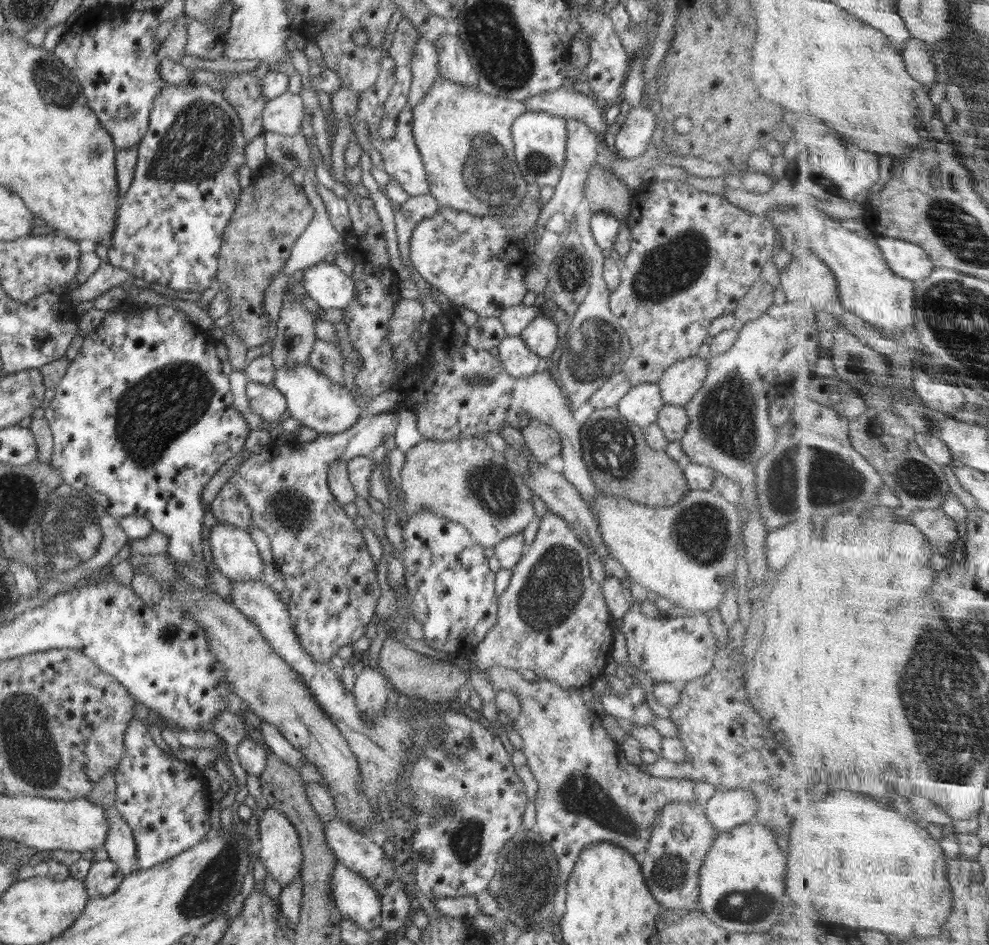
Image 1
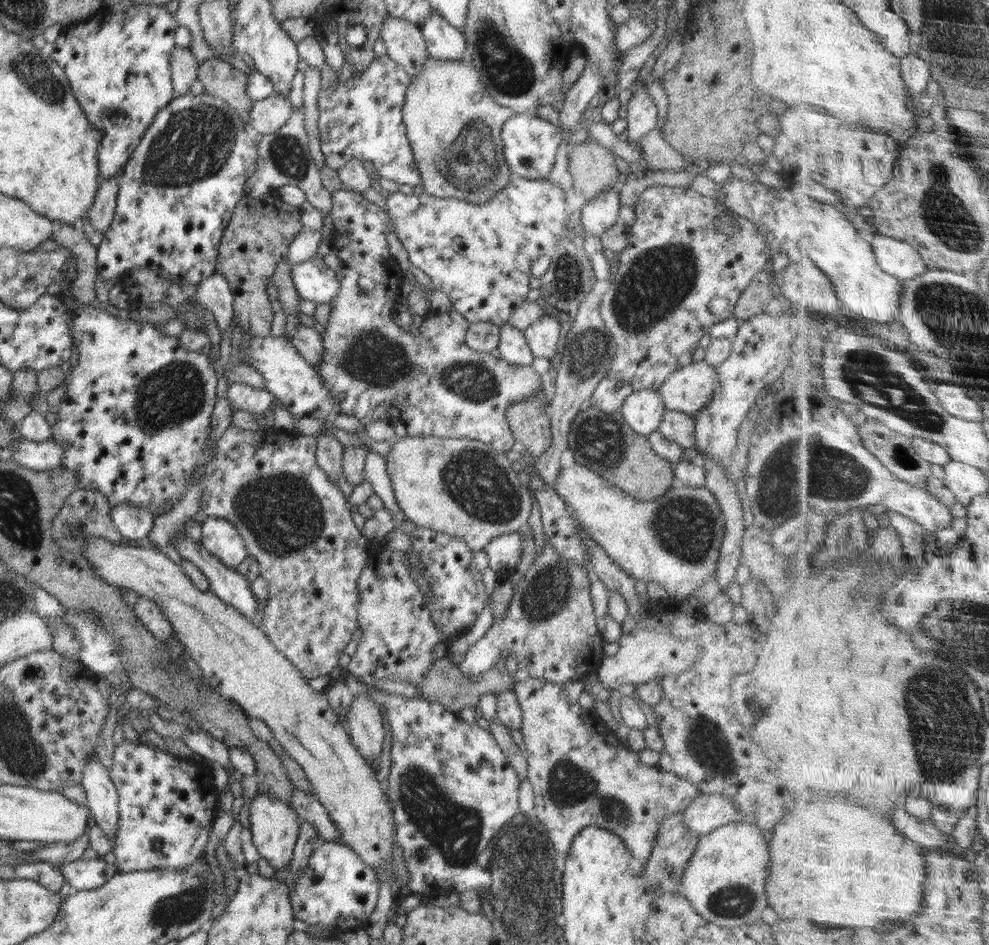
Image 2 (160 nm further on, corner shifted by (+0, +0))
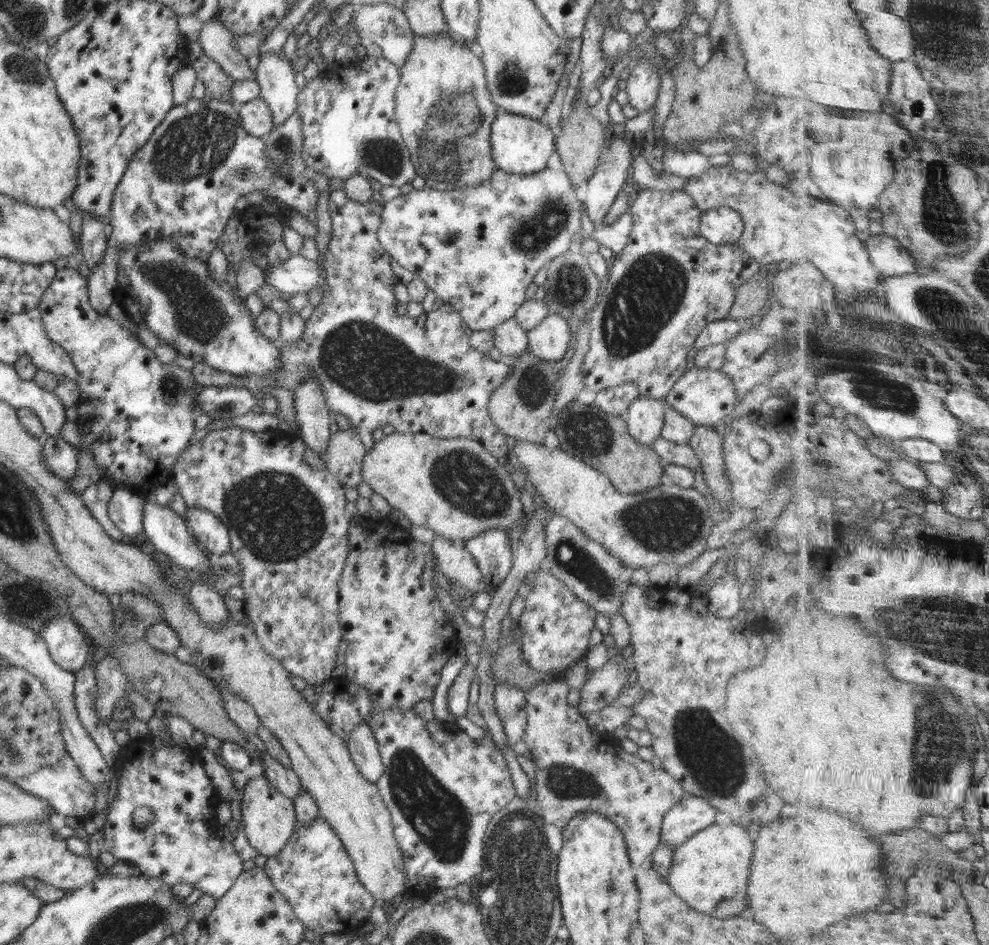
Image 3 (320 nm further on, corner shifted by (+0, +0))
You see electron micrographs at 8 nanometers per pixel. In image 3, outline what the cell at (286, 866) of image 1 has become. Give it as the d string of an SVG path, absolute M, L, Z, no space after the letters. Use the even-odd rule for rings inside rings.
M262 775L246 783L241 811L243 816L241 826L250 841L250 846L256 849L258 855L266 857L278 856L280 850L284 850L286 842L298 824L292 800L273 788Z

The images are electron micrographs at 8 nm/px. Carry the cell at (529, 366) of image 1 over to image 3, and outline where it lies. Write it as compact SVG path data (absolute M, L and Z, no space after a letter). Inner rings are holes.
M514 317L501 322L492 331L495 347L502 355L519 357L524 351L528 351L527 331L514 320Z

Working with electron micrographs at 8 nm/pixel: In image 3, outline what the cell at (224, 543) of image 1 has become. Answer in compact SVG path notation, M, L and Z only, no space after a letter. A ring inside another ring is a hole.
M187 508L182 517L200 546L217 555L230 553L228 529L218 517L200 508Z

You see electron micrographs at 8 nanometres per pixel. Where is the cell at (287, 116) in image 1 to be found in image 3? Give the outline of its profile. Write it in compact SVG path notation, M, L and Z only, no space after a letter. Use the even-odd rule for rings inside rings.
M260 96L243 103L238 114L242 128L252 136L264 139L274 128L271 110Z

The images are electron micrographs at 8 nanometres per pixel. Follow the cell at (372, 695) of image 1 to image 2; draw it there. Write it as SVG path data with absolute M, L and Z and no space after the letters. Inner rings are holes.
M359 694L347 712L347 728L356 751L367 760L380 761L386 736L381 712L369 694Z

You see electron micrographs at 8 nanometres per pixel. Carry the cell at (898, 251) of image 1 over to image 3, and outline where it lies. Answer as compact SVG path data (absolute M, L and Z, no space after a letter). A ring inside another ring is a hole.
M886 235L873 236L867 241L872 262L886 277L904 276L918 272L918 261L899 239Z

